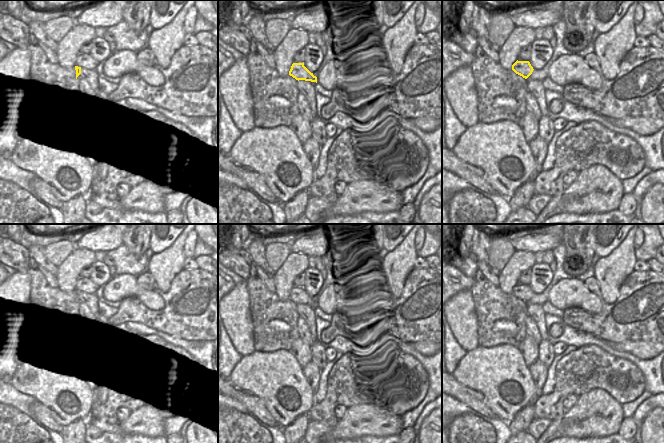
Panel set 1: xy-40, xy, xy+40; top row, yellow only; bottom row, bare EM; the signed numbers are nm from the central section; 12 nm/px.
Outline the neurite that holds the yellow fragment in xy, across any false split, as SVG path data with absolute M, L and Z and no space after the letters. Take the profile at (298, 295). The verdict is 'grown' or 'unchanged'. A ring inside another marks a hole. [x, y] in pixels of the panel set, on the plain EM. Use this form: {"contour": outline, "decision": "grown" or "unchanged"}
{"contour": "M293 287L289 295L289 299L296 304L305 304L317 307L317 301L313 299L305 290L304 287Z", "decision": "unchanged"}

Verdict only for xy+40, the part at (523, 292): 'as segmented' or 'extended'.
as segmented

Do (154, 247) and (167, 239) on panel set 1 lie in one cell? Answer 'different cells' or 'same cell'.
same cell

